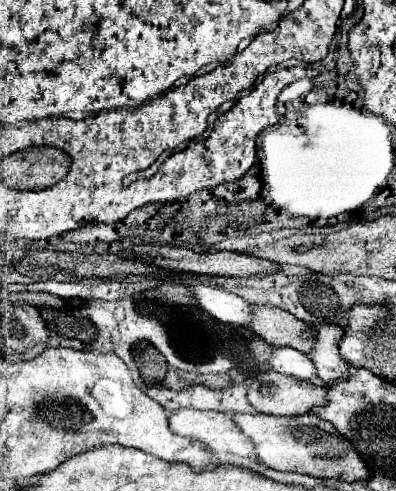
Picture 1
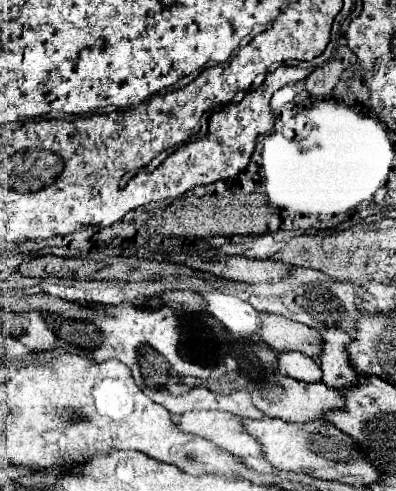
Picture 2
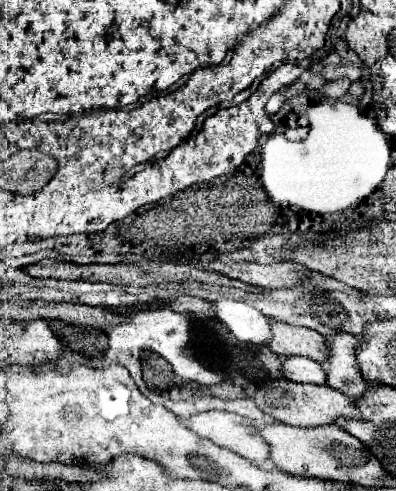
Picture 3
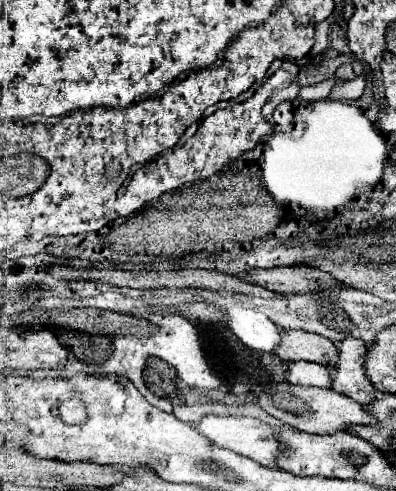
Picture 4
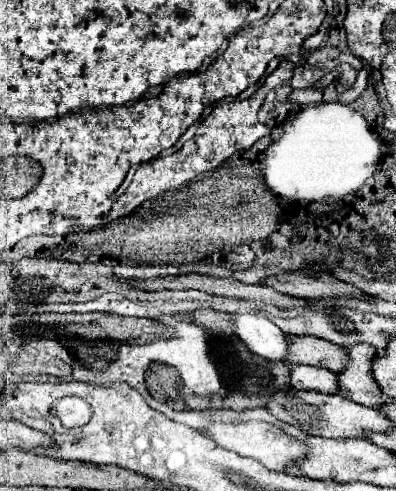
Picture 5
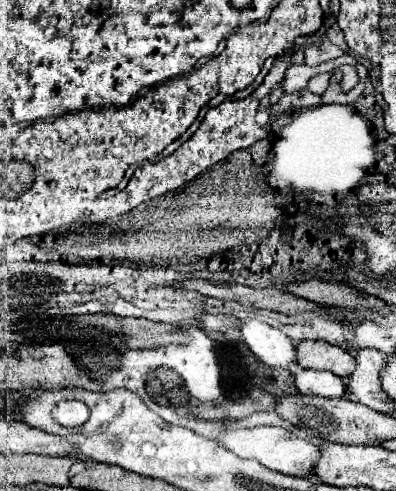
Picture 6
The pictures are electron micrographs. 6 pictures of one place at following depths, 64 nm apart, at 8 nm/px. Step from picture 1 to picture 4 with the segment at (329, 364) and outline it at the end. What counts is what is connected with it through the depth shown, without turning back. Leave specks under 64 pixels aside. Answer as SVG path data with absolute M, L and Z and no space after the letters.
M344 338L336 342L336 348L340 356L338 364L330 366L332 388L358 404L368 404L374 398L374 386L364 372L364 354L368 348L366 342L358 338Z

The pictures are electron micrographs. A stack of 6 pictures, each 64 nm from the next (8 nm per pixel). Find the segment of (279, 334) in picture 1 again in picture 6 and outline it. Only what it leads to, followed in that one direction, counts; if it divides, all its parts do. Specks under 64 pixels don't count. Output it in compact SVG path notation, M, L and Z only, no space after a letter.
M304 340L296 346L296 364L300 368L328 370L336 376L346 378L354 372L354 356L338 346L330 346L322 340Z

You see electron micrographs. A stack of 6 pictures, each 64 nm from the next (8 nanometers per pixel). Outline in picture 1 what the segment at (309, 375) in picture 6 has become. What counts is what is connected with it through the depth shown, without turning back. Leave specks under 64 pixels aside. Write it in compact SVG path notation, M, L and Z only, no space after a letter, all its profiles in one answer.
M274 346L268 362L270 362L272 370L288 374L288 376L296 376L300 380L312 380L316 376L316 368L314 368L312 360L308 360L306 354L302 354L300 350L294 350L294 348Z

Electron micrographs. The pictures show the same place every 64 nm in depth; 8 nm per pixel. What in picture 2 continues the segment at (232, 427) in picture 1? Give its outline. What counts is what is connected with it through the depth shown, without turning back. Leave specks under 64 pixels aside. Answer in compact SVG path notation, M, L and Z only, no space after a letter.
M206 410L206 412L184 412L174 418L176 426L182 432L206 438L214 442L218 448L240 456L262 456L260 444L244 432L244 426L238 416L220 410Z

